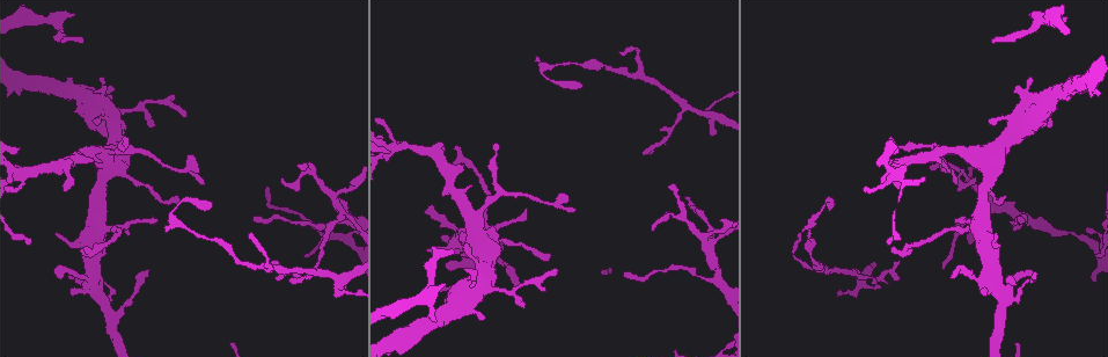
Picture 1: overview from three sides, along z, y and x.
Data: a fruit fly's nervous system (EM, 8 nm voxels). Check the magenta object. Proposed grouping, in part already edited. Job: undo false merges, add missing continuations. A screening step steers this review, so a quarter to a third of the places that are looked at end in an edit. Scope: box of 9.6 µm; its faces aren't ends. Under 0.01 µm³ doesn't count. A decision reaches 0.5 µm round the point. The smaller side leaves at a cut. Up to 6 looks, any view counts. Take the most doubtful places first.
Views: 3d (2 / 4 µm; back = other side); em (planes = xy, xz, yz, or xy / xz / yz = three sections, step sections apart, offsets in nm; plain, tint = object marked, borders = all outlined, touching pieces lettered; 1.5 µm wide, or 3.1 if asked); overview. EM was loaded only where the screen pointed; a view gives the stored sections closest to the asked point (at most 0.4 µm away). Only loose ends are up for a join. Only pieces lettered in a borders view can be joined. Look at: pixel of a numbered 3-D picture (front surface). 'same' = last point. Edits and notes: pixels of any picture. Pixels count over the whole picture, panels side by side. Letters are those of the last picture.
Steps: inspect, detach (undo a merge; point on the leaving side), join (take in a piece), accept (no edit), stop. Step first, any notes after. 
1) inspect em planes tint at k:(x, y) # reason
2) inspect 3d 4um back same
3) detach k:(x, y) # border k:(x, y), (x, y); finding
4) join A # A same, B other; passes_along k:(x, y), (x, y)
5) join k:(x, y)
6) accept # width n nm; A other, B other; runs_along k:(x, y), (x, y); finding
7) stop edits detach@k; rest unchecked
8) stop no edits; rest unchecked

inspect 3d 2um at 1:(707, 220) # thin neck

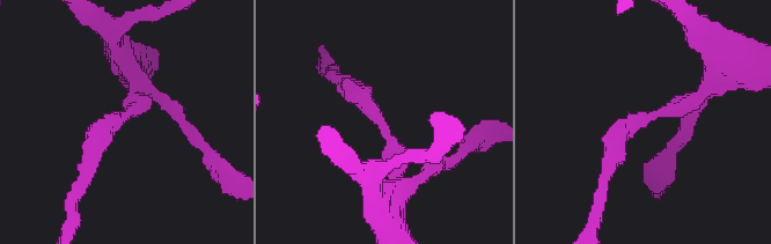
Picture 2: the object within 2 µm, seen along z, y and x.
inspect em planes tint at 2:(384, 121)

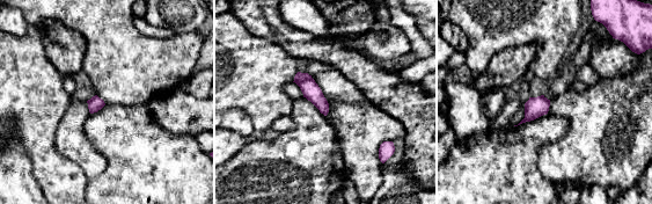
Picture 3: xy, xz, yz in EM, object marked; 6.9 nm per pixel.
inspect em planes borders same

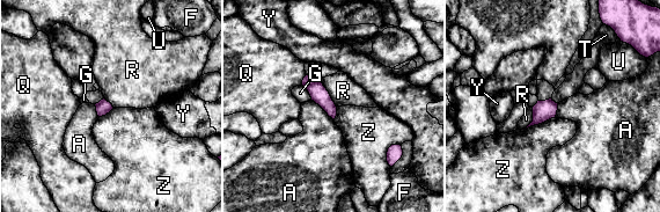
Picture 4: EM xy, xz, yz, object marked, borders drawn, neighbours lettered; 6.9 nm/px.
accept # A other, F other, G other, Q other, R other, T other, U other, Y other, Z other; border 4:(321, 82), (336, 107); all the same cell

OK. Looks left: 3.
inspect 3d 2um at 1:(72, 15) # free end

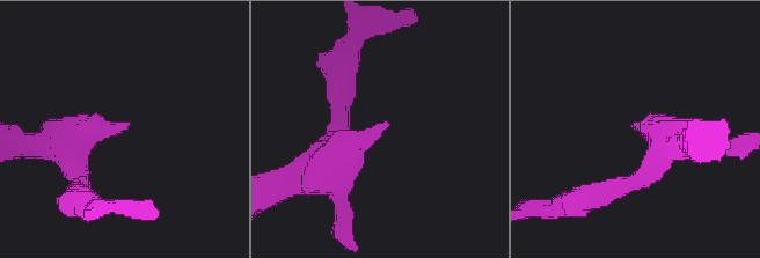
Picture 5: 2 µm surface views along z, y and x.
inspect em planes borders at 5:(636, 124) # shape alone is not enough

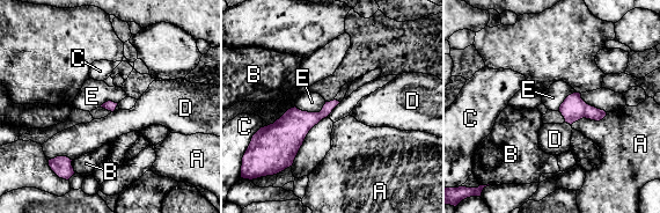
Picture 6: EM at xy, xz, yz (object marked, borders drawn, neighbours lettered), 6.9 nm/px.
accept # A other, B other, C other, D other, E other; no lettered piece goes on from it

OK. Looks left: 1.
inspect em planes borders at 1:(891, 251) # free end

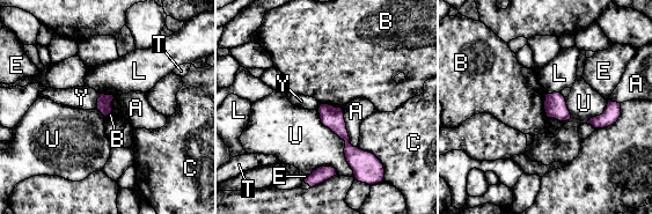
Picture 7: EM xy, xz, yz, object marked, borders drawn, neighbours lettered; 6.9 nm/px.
accept # width 100 nm; A other, B other, C other, E other, L other, T other, U other, Y other; border 7:(114, 96), (111, 111), (104, 117); no lettered piece goes on from it

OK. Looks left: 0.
stop no edits; rest unchecked

